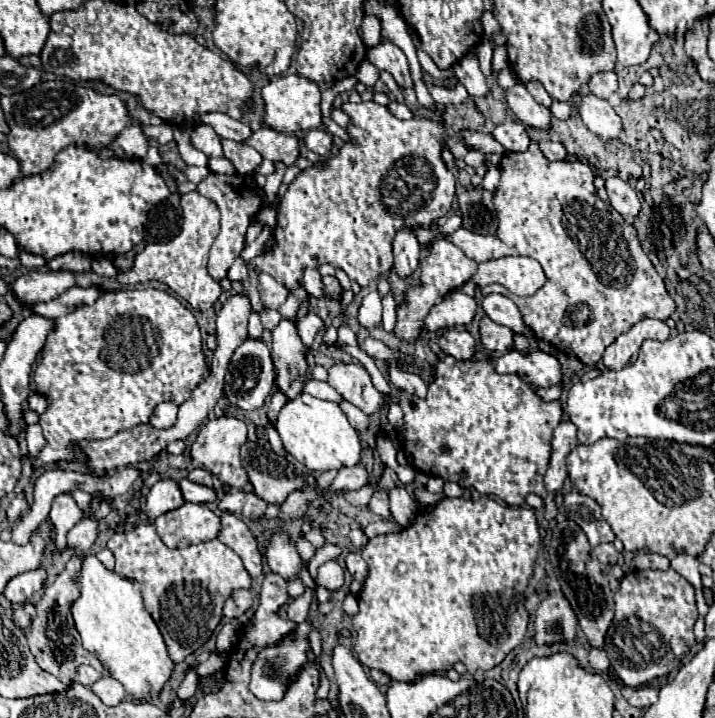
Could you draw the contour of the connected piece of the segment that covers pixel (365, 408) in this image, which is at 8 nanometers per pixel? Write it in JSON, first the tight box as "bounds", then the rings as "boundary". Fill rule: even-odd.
{"bounds":[328,364,386,414],"boundary":[[[334,364],[328,368],[328,384],[342,394],[344,400],[358,406],[364,414],[380,412],[386,404],[386,394],[378,392],[370,380],[370,374],[360,364]]]}

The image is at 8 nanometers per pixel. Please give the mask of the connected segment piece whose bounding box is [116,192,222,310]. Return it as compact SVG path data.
M198 192L184 194L180 206L182 206L180 234L168 242L146 244L144 250L136 254L134 266L128 272L118 272L116 280L124 286L138 286L150 280L158 280L166 284L172 292L176 292L182 300L186 300L194 310L208 310L222 294L220 284L214 282L206 272L208 250L220 232L220 210L210 198Z

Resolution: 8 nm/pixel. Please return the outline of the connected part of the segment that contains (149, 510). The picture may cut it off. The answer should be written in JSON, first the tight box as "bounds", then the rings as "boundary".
{"bounds":[146,478,184,522],"boundary":[[[164,478],[156,482],[146,496],[146,516],[150,522],[154,522],[158,514],[180,508],[182,504],[184,504],[184,496],[180,492],[178,482],[172,478]]]}

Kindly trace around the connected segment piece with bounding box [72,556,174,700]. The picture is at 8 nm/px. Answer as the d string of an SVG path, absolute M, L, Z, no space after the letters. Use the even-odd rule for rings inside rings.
M86 556L78 582L82 594L72 604L72 614L84 648L96 654L104 670L124 686L128 696L134 700L158 698L174 672L174 662L166 652L158 626L142 604L140 584L106 570L96 556Z

